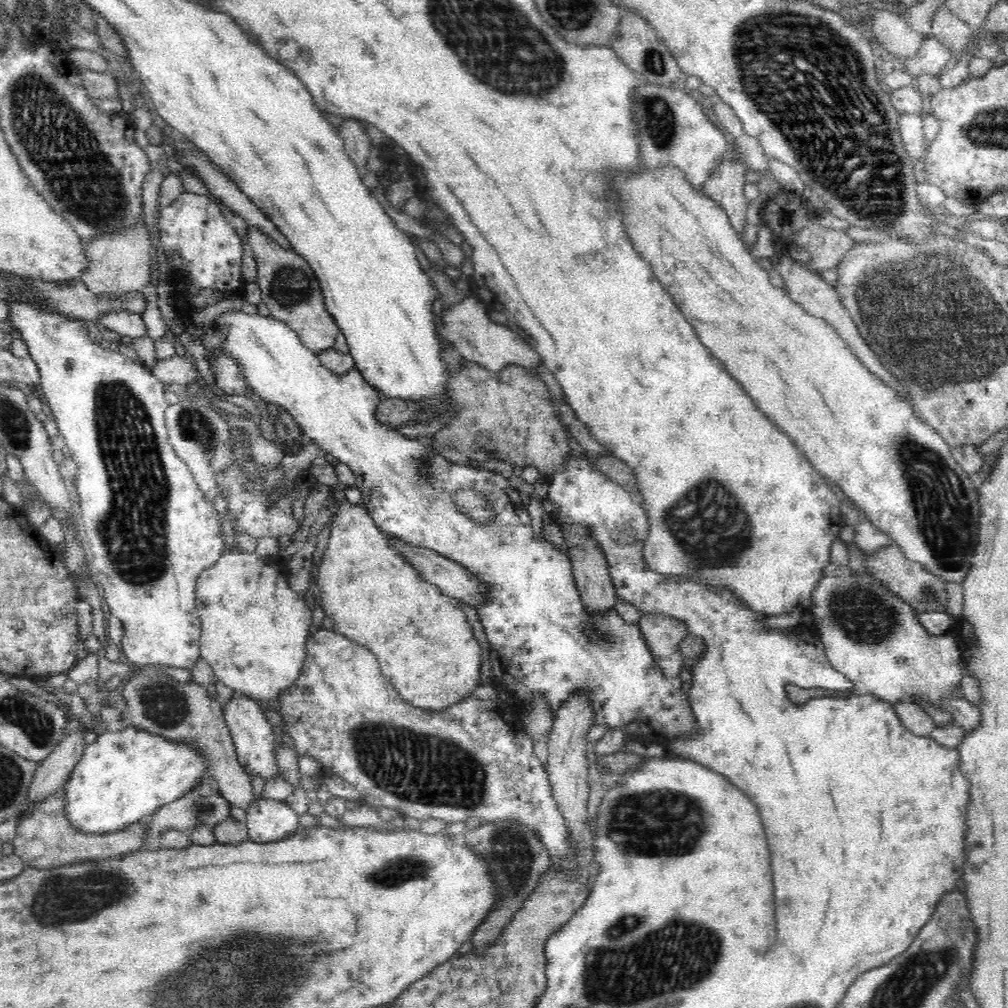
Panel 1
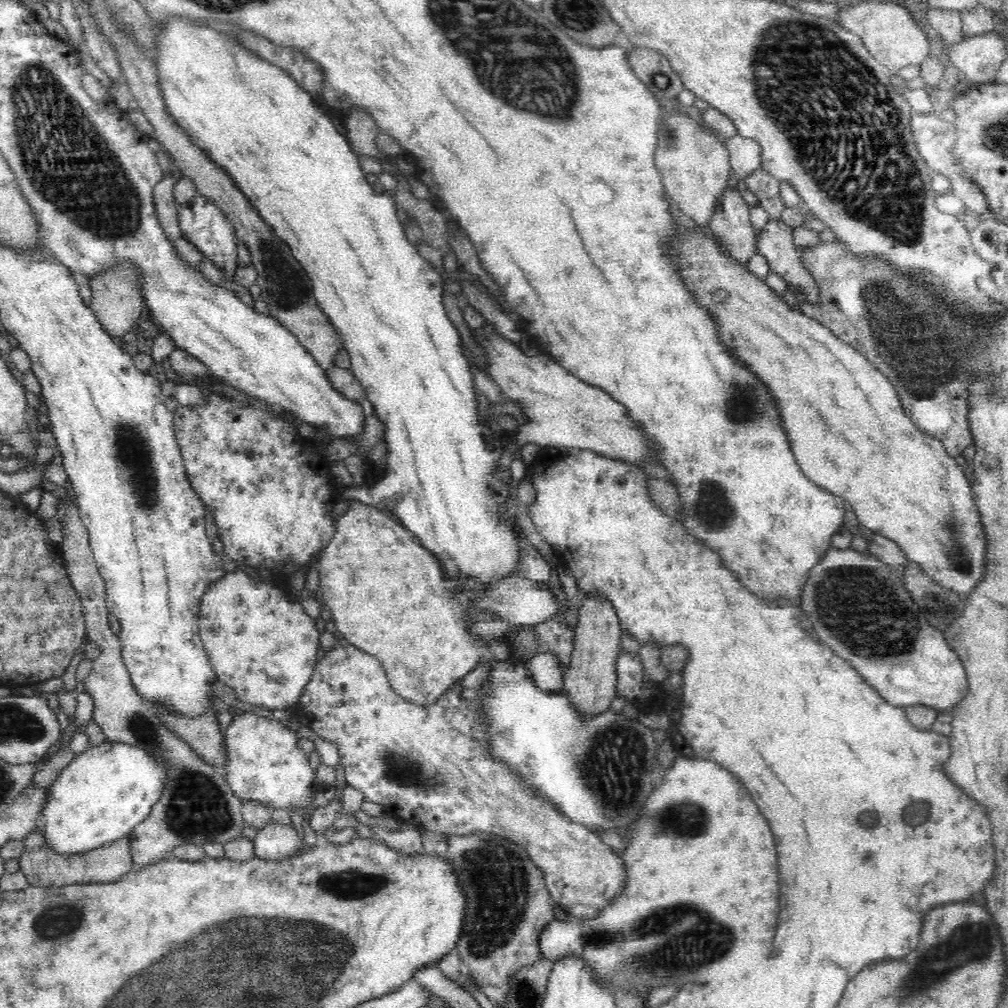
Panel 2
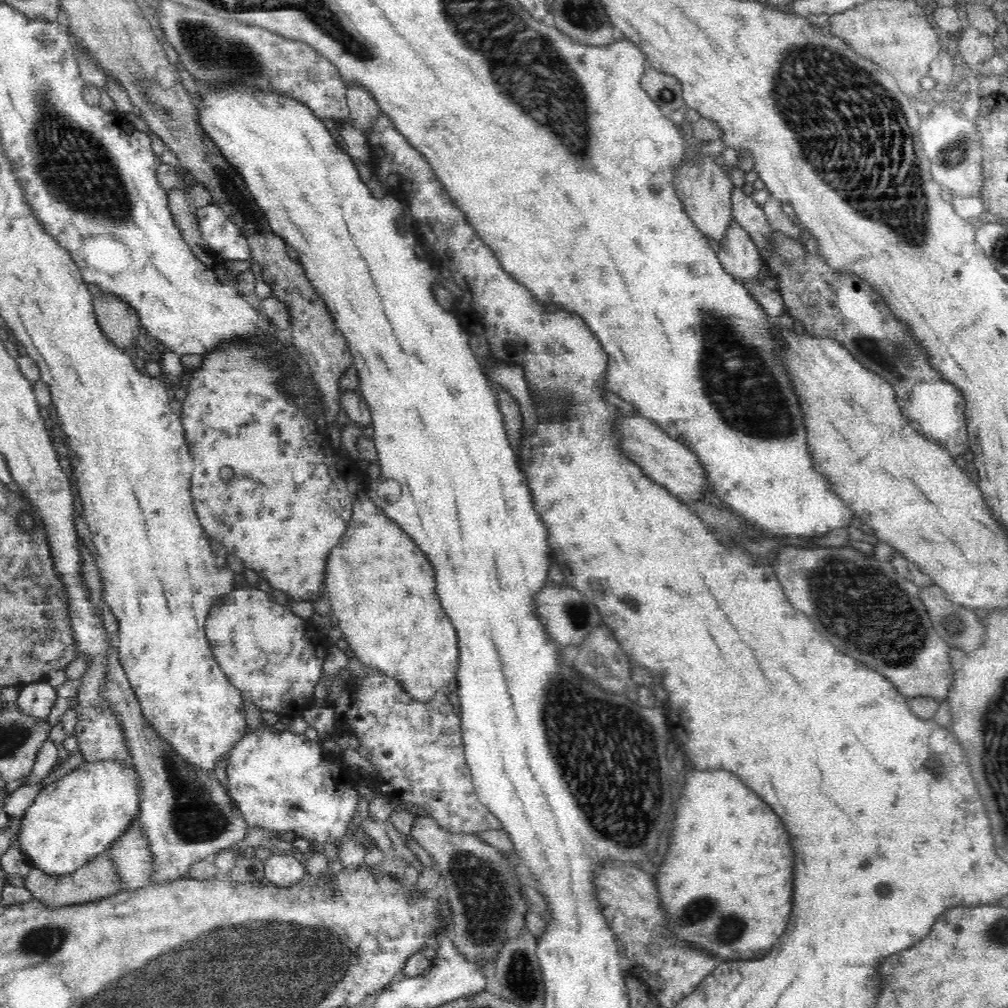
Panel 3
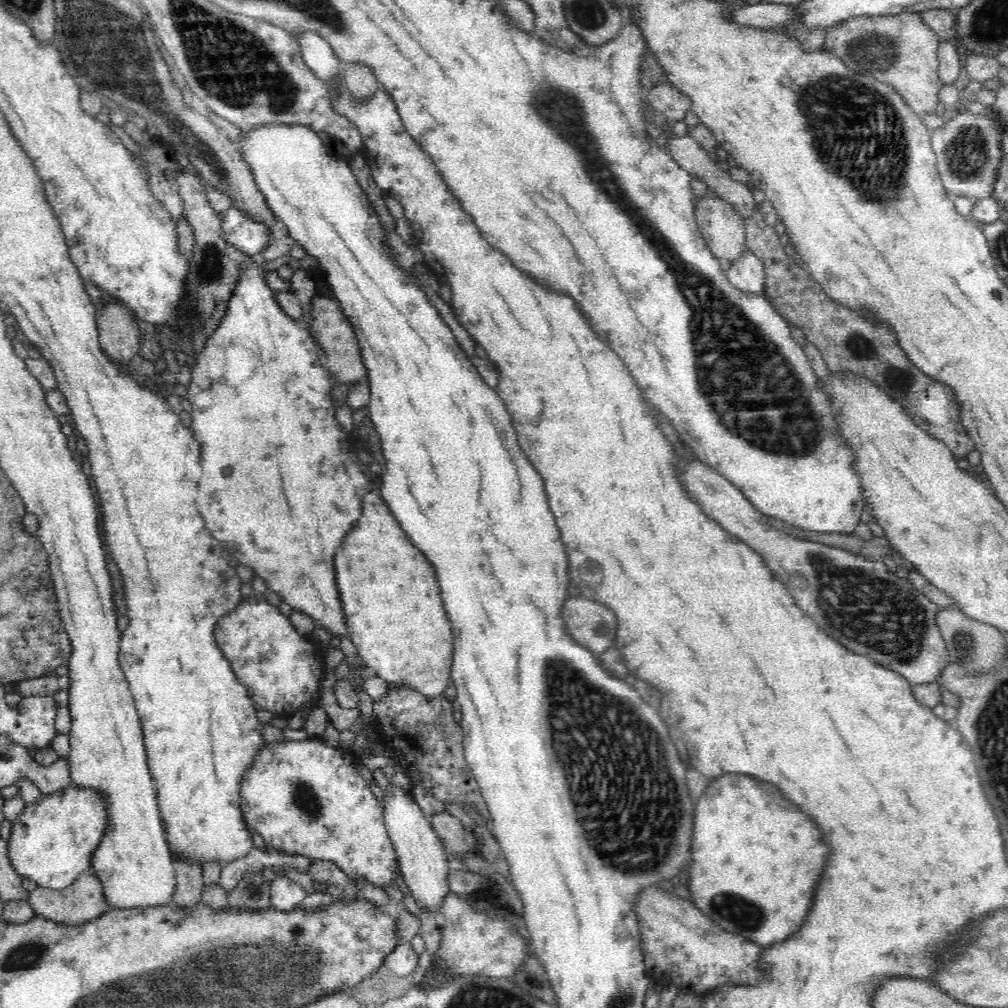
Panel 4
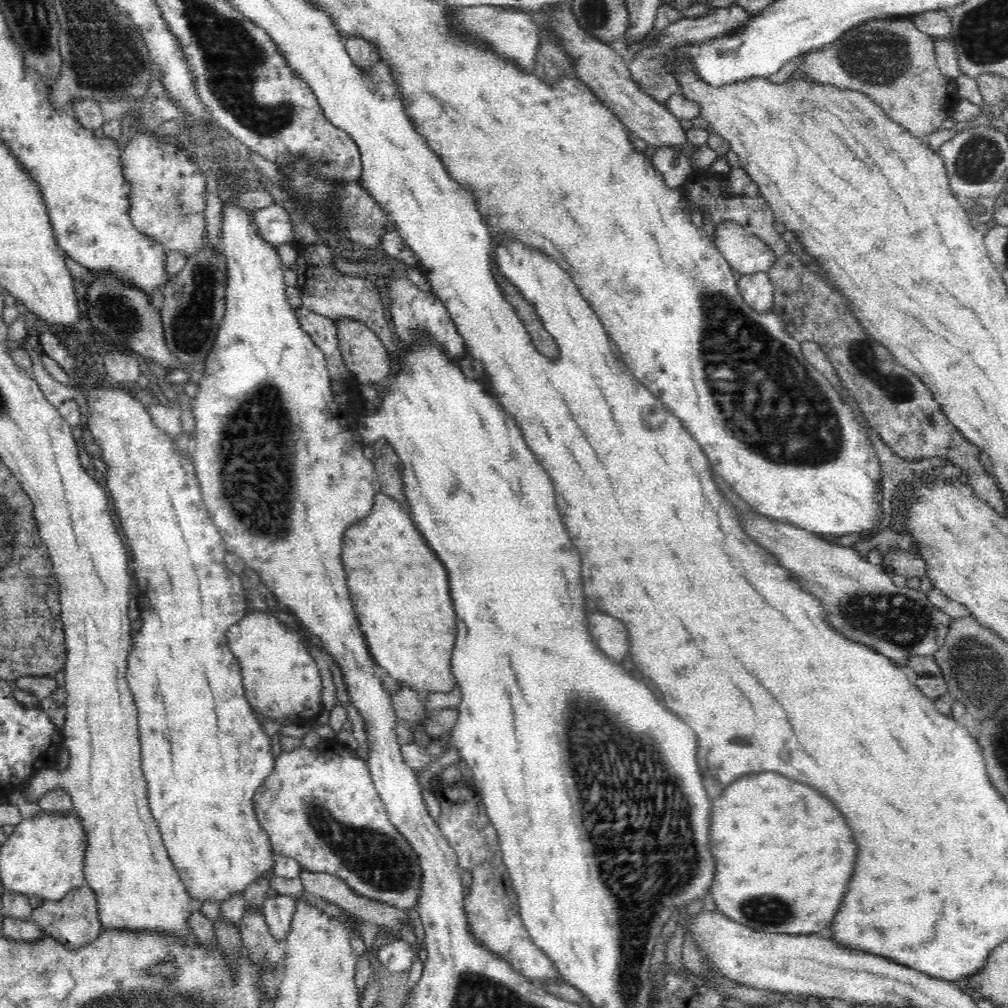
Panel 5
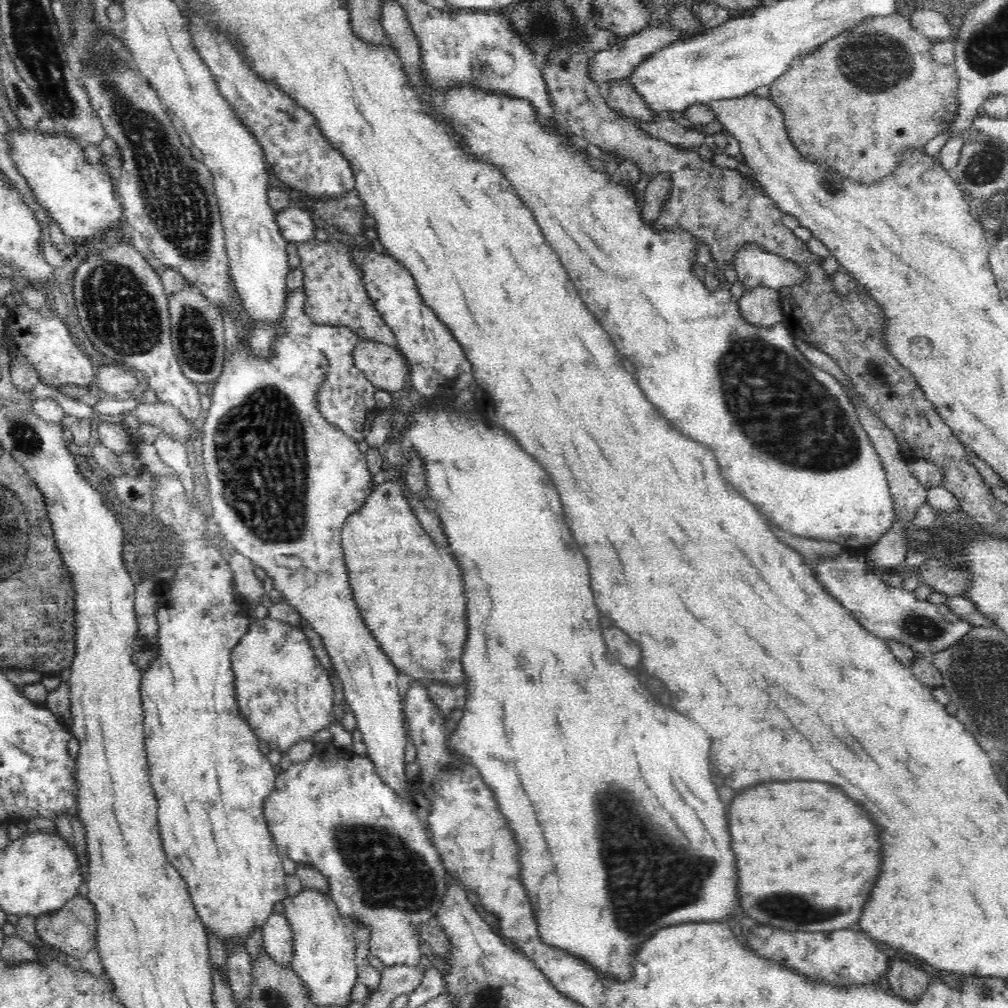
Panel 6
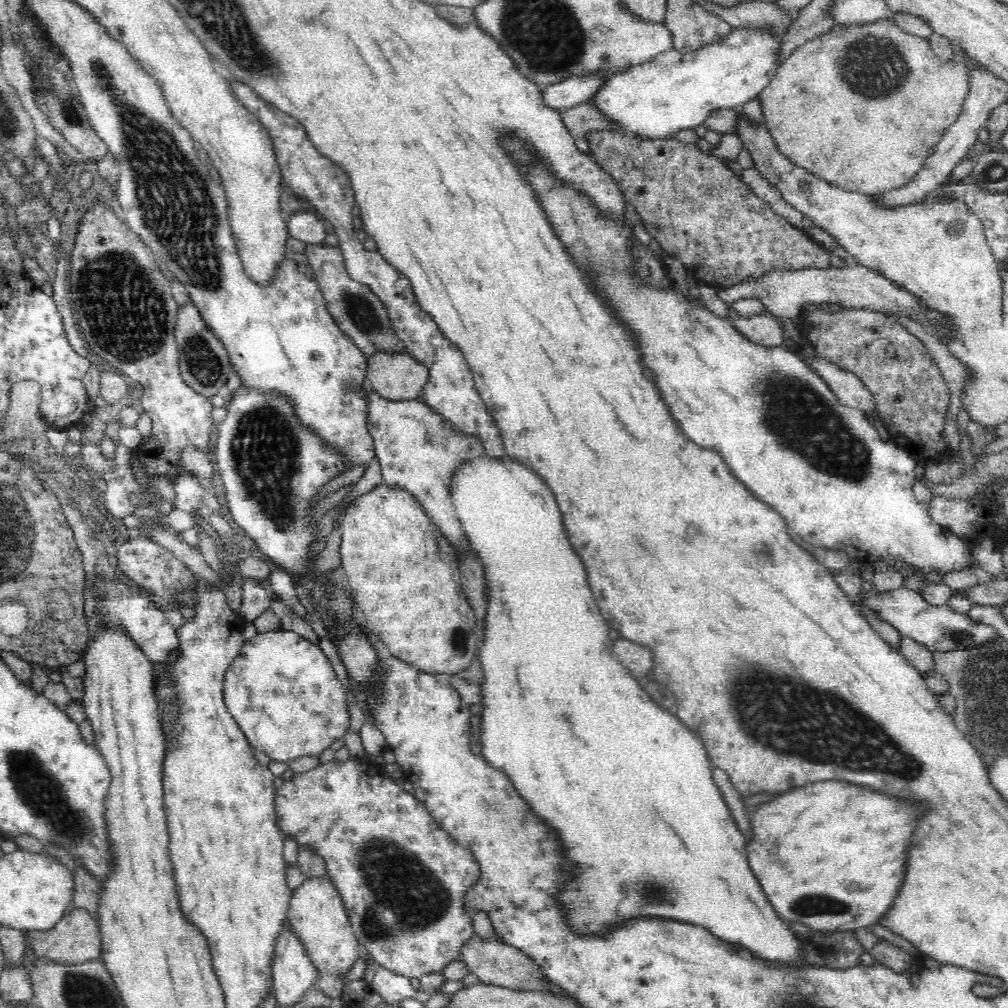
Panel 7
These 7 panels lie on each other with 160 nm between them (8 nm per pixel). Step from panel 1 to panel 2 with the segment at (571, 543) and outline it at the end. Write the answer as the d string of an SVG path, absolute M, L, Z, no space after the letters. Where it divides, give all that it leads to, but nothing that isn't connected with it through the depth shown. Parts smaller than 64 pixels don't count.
M590 595L581 603L570 664L563 673L563 687L577 710L585 714L600 714L610 708L618 692L616 663L617 656L622 653L620 621L612 603L600 595Z

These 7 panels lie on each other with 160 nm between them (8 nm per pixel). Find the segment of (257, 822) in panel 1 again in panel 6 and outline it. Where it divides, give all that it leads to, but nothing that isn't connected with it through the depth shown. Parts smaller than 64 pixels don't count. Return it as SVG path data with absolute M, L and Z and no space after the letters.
M272 914L263 930L266 955L283 968L291 968L294 960L294 936L285 914Z

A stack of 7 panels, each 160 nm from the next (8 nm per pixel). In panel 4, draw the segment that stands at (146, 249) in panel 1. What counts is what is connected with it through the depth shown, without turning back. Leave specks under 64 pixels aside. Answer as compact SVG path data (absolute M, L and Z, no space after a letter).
M106 304L106 308L100 313L96 312L97 325L99 330L99 343L102 350L116 364L129 364L138 355L140 350L140 332L136 327L136 318L133 311L124 308L124 305Z

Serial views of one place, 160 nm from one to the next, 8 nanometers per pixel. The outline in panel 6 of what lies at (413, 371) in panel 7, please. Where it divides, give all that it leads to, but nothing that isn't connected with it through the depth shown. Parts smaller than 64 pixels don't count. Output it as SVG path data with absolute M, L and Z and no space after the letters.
M360 339L357 347L354 349L353 355L356 368L364 373L364 377L376 387L376 390L386 391L392 394L400 392L406 386L406 379L411 376L411 368L408 361L399 352L397 347Z

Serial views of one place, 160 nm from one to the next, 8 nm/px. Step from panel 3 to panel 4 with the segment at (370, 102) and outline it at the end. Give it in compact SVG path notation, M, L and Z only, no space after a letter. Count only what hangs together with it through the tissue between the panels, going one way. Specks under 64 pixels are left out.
M346 62L343 67L345 88L356 101L364 101L364 98L372 96L380 87L371 66L359 62Z

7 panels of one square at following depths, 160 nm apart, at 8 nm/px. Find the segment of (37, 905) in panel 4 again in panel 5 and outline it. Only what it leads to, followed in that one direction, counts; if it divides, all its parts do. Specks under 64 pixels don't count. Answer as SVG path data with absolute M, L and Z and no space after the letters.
M86 884L81 887L72 889L66 898L60 901L44 901L42 906L36 908L32 912L33 922L40 928L40 931L45 936L49 938L54 938L57 942L64 945L68 949L79 949L84 945L98 940L102 933L104 932L100 925L99 911L97 908L97 897L96 893L92 891L92 888L88 887Z

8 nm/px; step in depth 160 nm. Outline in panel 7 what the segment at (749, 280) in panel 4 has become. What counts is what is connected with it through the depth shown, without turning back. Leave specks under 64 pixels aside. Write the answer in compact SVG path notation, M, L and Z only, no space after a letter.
M770 312L767 315L739 317L732 325L750 343L768 349L785 346L783 330L772 315L770 315Z

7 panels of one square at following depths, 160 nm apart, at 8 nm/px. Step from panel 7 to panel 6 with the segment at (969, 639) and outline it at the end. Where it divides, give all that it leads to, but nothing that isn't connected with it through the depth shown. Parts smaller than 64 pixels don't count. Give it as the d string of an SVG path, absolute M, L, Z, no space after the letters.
M844 550L842 556L838 556L836 560L824 560L822 564L813 566L819 581L824 585L824 588L842 605L847 608L862 626L881 638L882 640L890 640L893 638L898 642L908 644L912 650L917 653L935 653L953 647L959 643L971 630L972 624L962 620L949 610L947 605L934 604L930 601L921 601L916 598L914 592L900 587L895 581L887 580L881 577L881 574L870 573L866 570L865 561L866 554L848 553Z

